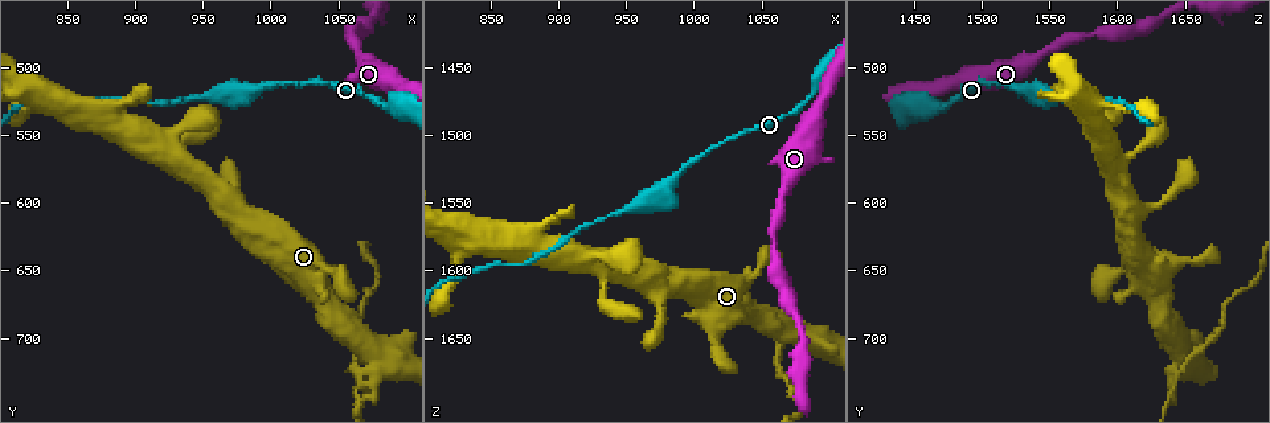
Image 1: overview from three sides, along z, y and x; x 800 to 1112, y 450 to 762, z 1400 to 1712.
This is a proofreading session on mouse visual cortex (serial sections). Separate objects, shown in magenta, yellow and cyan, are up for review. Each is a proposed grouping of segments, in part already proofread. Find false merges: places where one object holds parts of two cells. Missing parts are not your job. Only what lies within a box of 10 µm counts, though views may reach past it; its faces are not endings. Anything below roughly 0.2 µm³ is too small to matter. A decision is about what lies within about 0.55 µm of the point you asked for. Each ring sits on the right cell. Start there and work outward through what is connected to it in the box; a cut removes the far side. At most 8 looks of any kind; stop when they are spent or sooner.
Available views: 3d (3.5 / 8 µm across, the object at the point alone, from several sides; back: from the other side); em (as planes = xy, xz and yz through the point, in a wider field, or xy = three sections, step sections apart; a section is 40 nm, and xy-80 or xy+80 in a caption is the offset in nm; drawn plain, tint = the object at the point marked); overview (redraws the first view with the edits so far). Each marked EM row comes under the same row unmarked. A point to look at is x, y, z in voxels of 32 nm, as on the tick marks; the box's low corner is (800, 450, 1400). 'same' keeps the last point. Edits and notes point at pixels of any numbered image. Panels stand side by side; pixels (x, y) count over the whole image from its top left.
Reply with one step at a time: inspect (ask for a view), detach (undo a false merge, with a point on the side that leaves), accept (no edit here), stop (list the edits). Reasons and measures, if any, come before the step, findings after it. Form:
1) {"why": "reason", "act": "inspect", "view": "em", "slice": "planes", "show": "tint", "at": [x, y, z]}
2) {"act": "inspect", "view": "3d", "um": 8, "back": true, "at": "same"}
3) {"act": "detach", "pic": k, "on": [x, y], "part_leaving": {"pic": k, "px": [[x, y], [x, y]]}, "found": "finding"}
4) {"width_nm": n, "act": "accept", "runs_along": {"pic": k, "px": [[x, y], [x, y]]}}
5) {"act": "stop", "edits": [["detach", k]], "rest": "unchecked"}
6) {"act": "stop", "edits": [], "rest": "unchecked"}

{"why": "thick turns thin", "act": "inspect", "view": "3d", "um": 3.5, "at": [956, 522, 1554]}

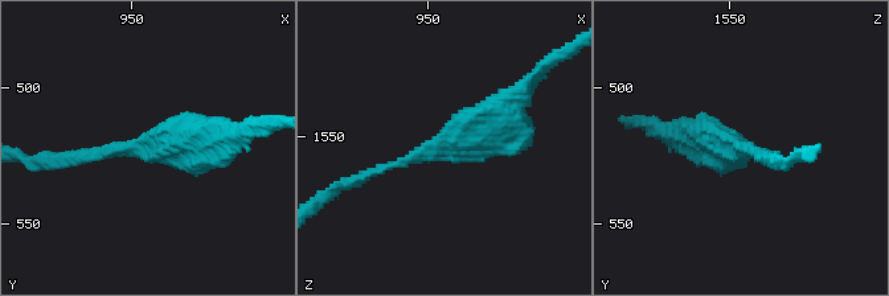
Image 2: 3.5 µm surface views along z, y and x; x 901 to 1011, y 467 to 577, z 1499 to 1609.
{"arm_widths_nm": [100, 450], "act": "inspect", "view": "em", "slice": "xy", "step": 5, "show": "tint", "at": [953, 522, 1554]}

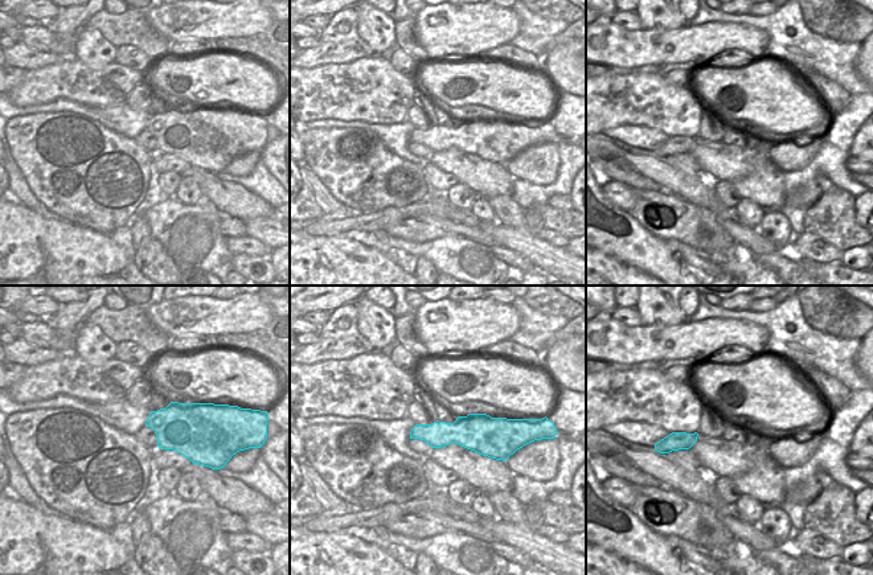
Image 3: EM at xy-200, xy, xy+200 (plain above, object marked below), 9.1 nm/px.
{"width_nm": 260, "act": "accept", "runs_along": {"pic": 2, "px": [[507, 109], [483, 139], [356, 179]]}, "found": "all the same cell"}

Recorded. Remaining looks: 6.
{"why": "thin arm on a thick one", "act": "inspect", "view": "3d", "um": 3.5, "at": [1074, 710, 1648]}

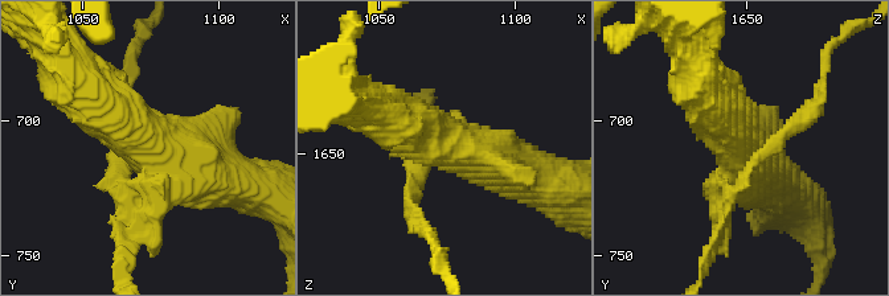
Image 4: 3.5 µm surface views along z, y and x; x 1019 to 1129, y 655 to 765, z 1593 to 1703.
{"why": "need the tissue", "act": "inspect", "view": "em", "slice": "xy", "step": 1, "show": "tint", "at": [1076, 711, 1648]}

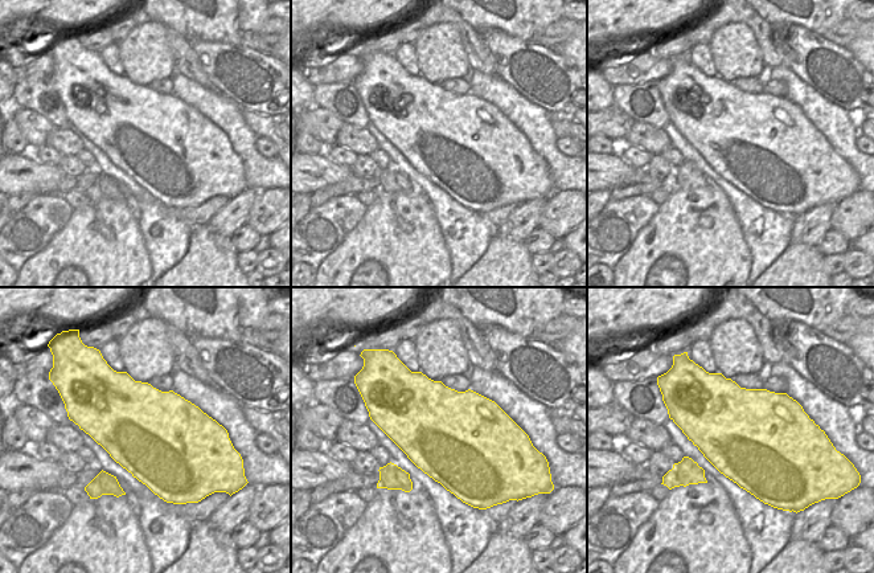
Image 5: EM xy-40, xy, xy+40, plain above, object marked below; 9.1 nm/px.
{"act": "accept", "runs_along": {"pic": 4, "px": [[70, 72], [131, 132], [204, 168]]}, "found": "continuous, no second cell"}

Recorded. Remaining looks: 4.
{"why": "thin neck", "act": "inspect", "view": "3d", "um": 3.5, "at": [1058, 474, 1582]}

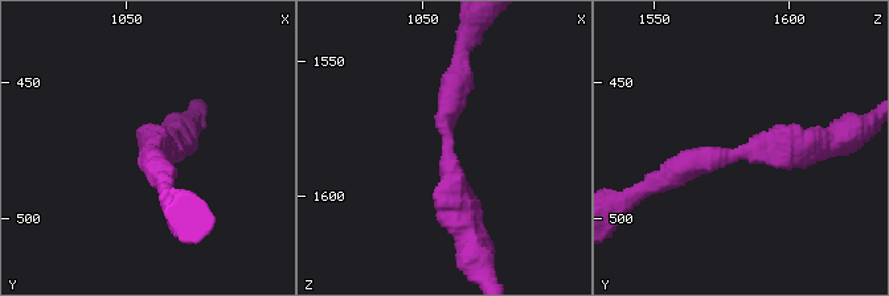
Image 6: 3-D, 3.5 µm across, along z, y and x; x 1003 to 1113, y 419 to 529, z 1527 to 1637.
{"arm_widths_nm": [300, 400], "act": "inspect", "view": "em", "slice": "xy", "step": 3, "show": "tint", "at": [1060, 477, 1583]}

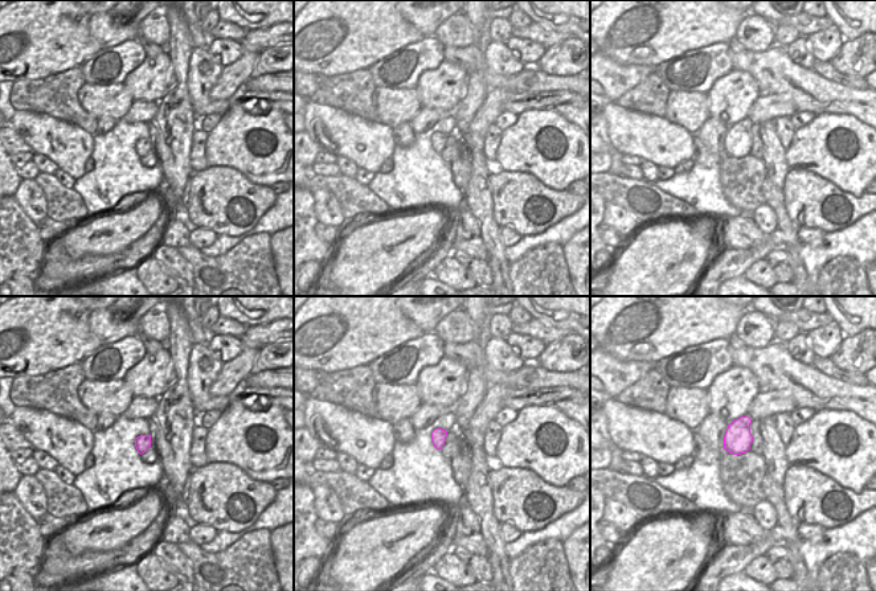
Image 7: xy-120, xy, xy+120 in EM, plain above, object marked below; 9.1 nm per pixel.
{"act": "inspect", "view": "em", "slice": "xy", "step": 2, "show": "tint", "at": "same"}

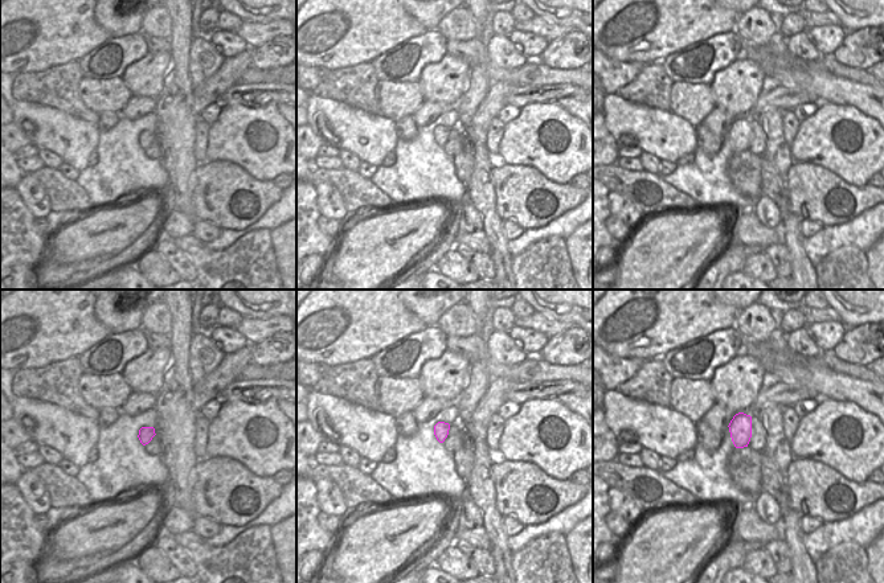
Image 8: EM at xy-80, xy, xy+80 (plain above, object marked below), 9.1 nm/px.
{"act": "accept", "runs_along": {"pic": 6, "px": [[662, 179], [692, 161], [822, 142]]}, "found": "all the same cell"}

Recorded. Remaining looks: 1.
{"act": "stop", "edits": [], "rest": "unchecked"}

